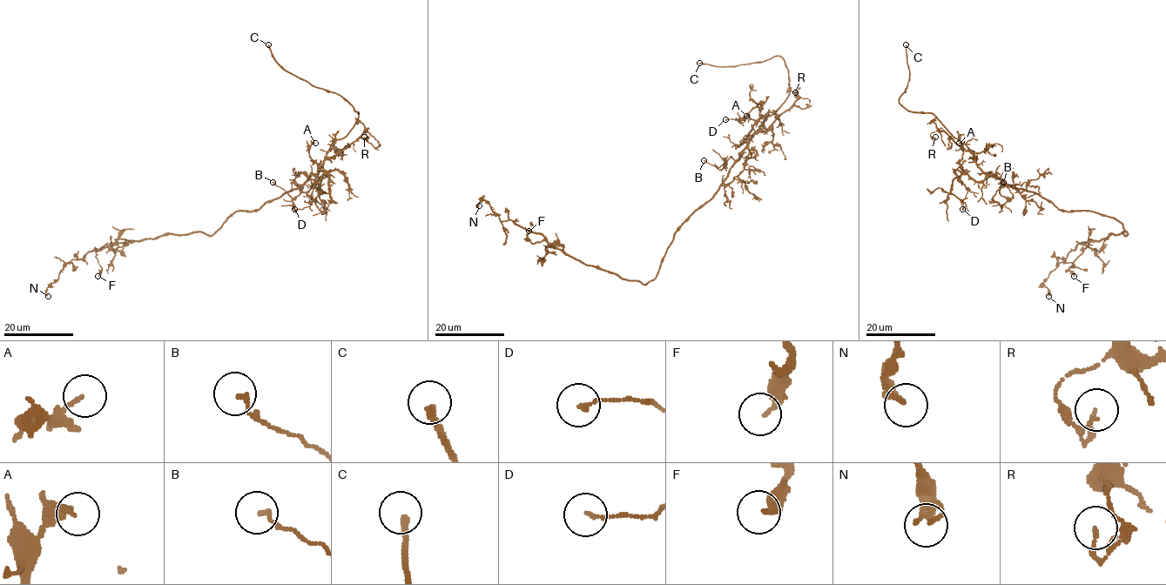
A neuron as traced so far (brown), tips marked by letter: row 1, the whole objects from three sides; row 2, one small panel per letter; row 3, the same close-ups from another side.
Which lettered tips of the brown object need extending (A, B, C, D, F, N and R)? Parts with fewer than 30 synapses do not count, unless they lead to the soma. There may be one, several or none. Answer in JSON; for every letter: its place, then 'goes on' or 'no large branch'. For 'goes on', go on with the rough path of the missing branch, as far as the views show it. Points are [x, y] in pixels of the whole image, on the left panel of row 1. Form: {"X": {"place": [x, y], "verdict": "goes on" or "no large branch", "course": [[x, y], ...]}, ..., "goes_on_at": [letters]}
{"A": {"place": [315, 143], "verdict": "no large branch"}, "B": {"place": [272, 182], "verdict": "no large branch"}, "C": {"place": [268, 44], "verdict": "goes on", "course": [[268, 44], [266, 24]]}, "D": {"place": [294, 209], "verdict": "no large branch"}, "F": {"place": [97, 276], "verdict": "no large branch"}, "N": {"place": [48, 296], "verdict": "no large branch"}, "R": {"place": [364, 137], "verdict": "no large branch"}, "goes_on_at": ["C"]}

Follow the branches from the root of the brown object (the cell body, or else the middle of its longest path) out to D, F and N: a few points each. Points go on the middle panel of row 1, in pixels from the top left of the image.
D: (697, 209), (713, 196), (738, 158), (760, 107), (755, 107), (741, 122), (725, 119)
F: (697, 209), (645, 284), (582, 264), (559, 245), (531, 243), (529, 231)
N: (697, 209), (675, 233), (657, 275), (642, 284), (582, 264), (542, 235), (501, 220), (484, 200), (479, 205)

